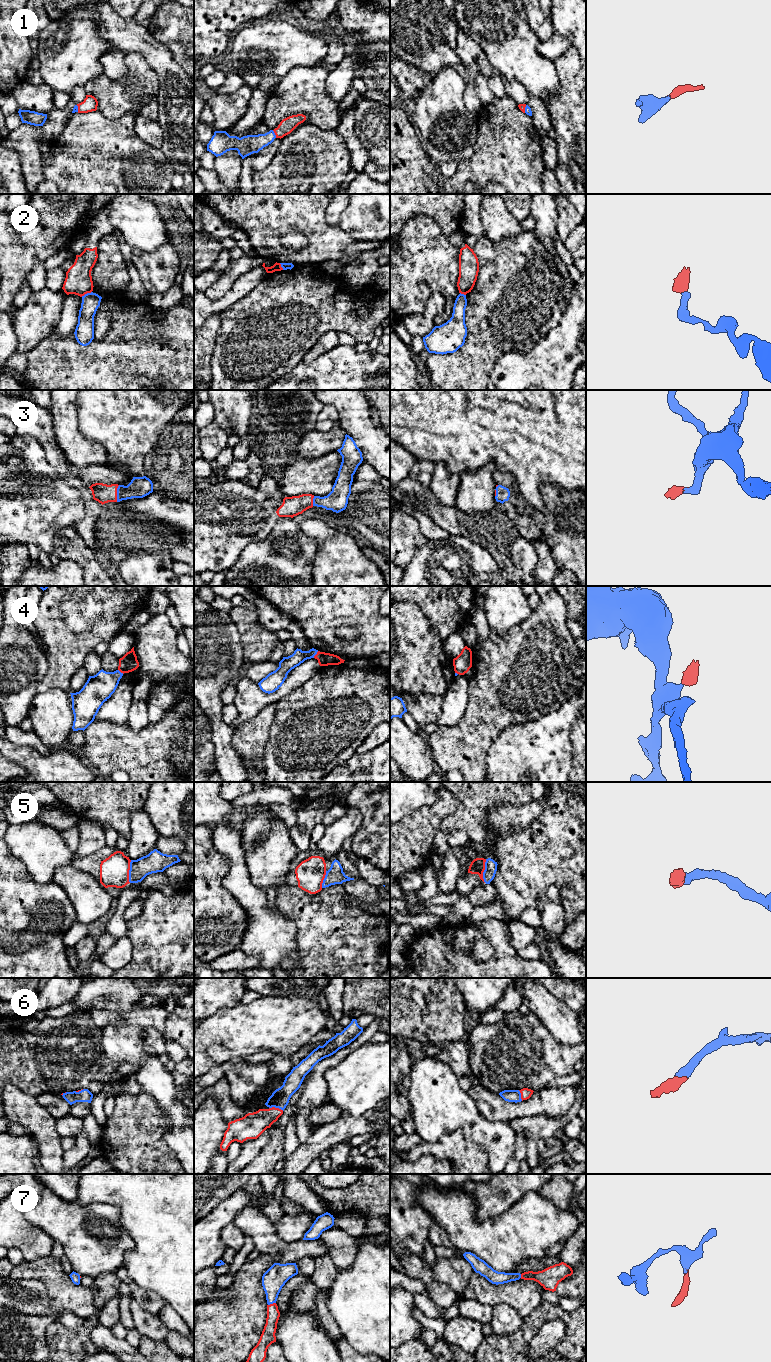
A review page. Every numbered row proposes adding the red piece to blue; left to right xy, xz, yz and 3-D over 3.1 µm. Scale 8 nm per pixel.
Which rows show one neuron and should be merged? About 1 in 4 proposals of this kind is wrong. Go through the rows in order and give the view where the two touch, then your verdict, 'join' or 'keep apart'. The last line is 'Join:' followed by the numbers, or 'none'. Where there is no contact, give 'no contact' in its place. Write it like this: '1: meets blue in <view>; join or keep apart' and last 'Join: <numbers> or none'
1: meets blue in xz; join
2: meets blue in xy; keep apart
3: meets blue in xy; join
4: meets blue in xz; keep apart
5: meets blue in yz; join
6: meets blue in xz; join
7: meets blue in xz; join
Join: 1, 3, 5, 6, 7

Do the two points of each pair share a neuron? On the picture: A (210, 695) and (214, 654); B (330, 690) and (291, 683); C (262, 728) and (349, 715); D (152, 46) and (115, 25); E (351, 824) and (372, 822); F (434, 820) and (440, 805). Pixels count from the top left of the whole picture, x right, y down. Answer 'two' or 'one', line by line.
A: one
B: two
C: two
D: one
E: two
F: one

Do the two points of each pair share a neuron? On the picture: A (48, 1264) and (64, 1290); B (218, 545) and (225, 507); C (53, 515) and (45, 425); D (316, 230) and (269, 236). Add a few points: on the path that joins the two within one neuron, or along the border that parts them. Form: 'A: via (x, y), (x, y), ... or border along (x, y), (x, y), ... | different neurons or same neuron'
A: via (48, 1270), (58, 1284) | same neuron
B: via (215, 536), (215, 522), (221, 516) | same neuron
C: border along (38, 441), (44, 450), (48, 463), (63, 480) | different neurons
D: via (304, 224), (281, 224) | same neuron

